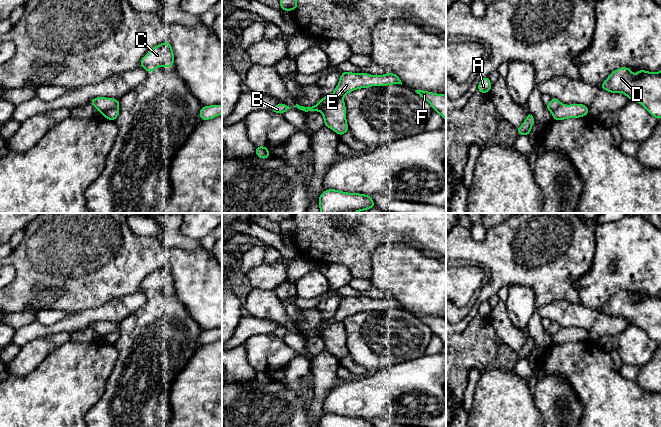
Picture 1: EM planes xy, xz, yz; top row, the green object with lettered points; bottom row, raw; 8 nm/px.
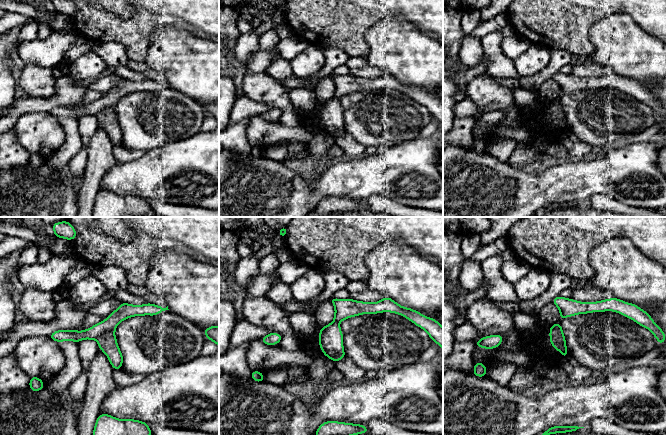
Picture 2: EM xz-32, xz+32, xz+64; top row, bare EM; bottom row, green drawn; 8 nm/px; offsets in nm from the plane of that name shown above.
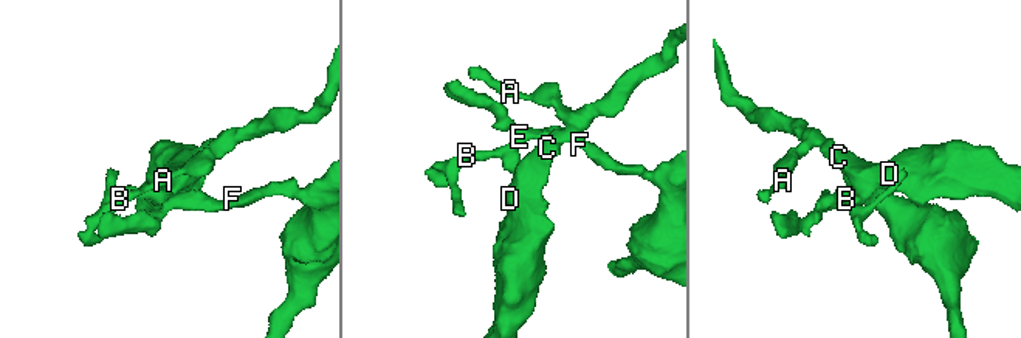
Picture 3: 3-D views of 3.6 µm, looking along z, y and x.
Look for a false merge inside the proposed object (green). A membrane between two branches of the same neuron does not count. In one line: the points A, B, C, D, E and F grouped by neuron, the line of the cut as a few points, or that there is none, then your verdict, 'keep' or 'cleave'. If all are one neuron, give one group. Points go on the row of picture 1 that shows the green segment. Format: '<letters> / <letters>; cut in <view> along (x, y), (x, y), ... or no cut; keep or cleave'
A C D / B E F; cut in xz along (342, 97), (330, 100), (319, 110); cleave

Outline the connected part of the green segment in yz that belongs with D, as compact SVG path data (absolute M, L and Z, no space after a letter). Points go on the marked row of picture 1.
M628 67L613 71L599 87L611 92L621 92L630 100L642 104L647 111L661 119L661 70L657 73L639 69L636 77Z

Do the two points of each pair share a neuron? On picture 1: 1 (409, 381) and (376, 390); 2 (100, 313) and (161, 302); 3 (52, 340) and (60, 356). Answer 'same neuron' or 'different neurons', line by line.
1: same neuron
2: different neurons
3: different neurons

